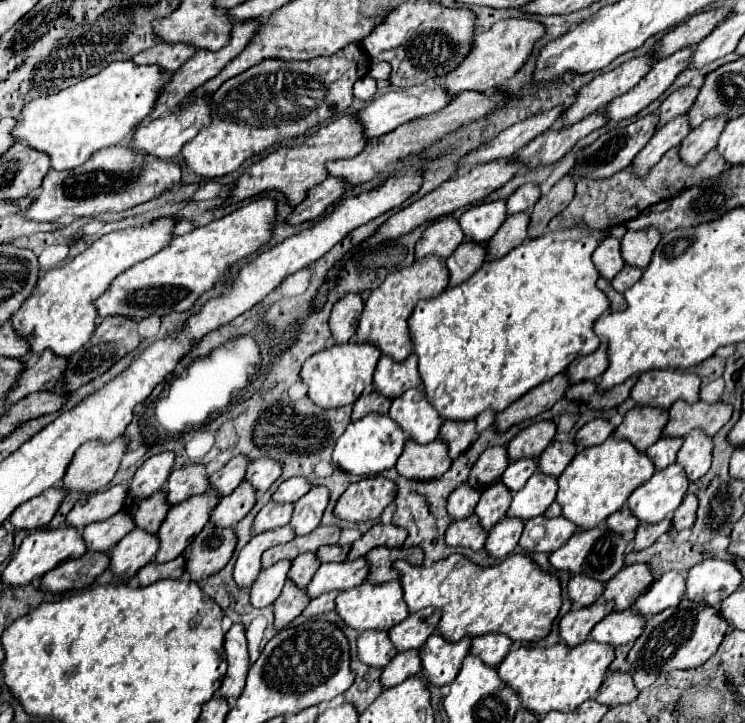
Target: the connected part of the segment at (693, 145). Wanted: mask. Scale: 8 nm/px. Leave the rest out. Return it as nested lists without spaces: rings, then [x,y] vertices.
[[[715,118],[715,120],[705,120],[699,128],[693,128],[685,140],[681,142],[679,156],[687,166],[697,166],[709,150],[717,146],[717,138],[723,132],[727,124],[727,118]]]

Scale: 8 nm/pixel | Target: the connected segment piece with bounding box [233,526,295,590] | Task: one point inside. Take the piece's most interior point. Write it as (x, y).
(248, 564)

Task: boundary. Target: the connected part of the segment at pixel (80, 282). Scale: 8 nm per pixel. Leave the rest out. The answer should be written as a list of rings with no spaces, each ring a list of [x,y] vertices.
[[[173,216],[155,218],[145,226],[131,226],[125,230],[109,232],[95,240],[85,252],[77,254],[69,264],[47,270],[39,280],[31,298],[13,314],[13,326],[23,334],[33,352],[51,348],[59,356],[71,356],[93,336],[95,322],[99,318],[95,300],[109,290],[111,282],[137,262],[157,254],[173,240],[177,220]]]

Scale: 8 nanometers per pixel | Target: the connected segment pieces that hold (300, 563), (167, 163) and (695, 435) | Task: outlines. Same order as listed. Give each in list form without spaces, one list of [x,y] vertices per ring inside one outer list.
[[[311,552],[309,554],[301,554],[291,562],[289,580],[293,580],[293,584],[297,588],[305,588],[311,582],[313,574],[317,572],[317,568],[319,568],[319,562],[317,562],[315,554],[311,554]]]
[[[113,146],[97,152],[89,162],[73,170],[57,172],[51,168],[37,192],[37,198],[23,214],[37,222],[53,222],[65,214],[97,216],[103,212],[123,212],[161,196],[181,184],[181,178],[183,162],[149,158],[149,154],[137,154],[137,150],[129,150],[127,146]]]
[[[693,430],[685,440],[681,450],[677,452],[677,464],[683,466],[687,480],[697,482],[711,466],[711,450],[713,440],[705,436],[701,430]]]

